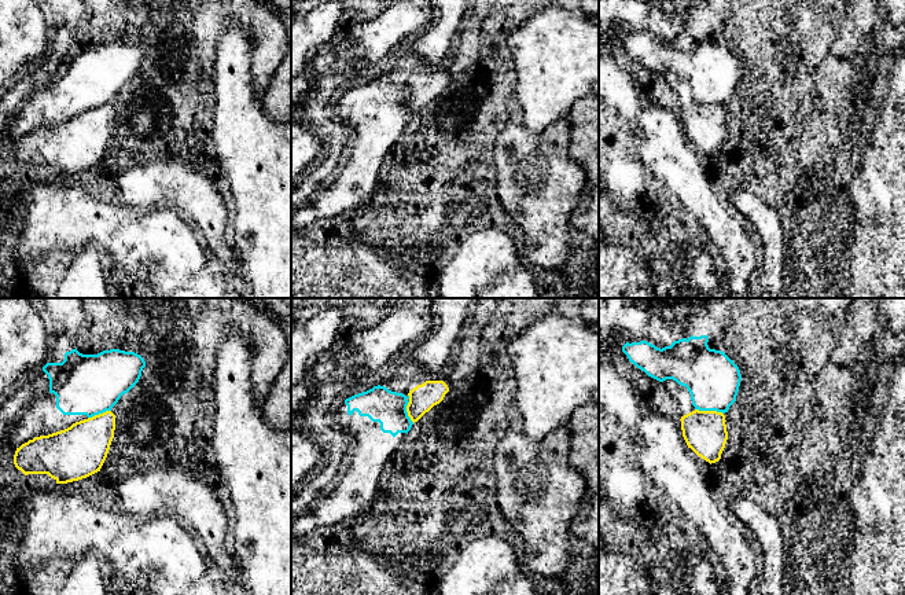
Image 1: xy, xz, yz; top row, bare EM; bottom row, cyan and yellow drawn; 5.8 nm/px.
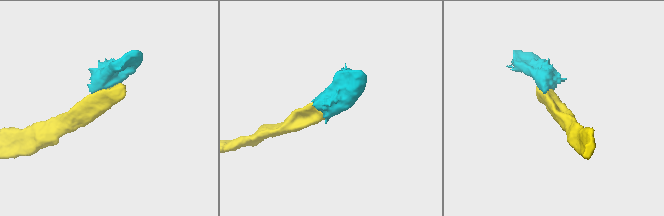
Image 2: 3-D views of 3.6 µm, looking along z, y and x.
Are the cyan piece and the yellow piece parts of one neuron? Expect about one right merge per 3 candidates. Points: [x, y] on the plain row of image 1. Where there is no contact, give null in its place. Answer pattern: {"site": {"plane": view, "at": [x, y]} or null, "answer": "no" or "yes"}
{"site": {"plane": "yz", "at": [709, 102]}, "answer": "no"}

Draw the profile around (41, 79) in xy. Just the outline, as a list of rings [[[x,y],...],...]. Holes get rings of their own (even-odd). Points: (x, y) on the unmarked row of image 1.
[[[41,62],[38,63],[38,70],[34,76],[33,92],[43,89],[48,84],[49,84],[49,71],[48,71],[48,67]]]

